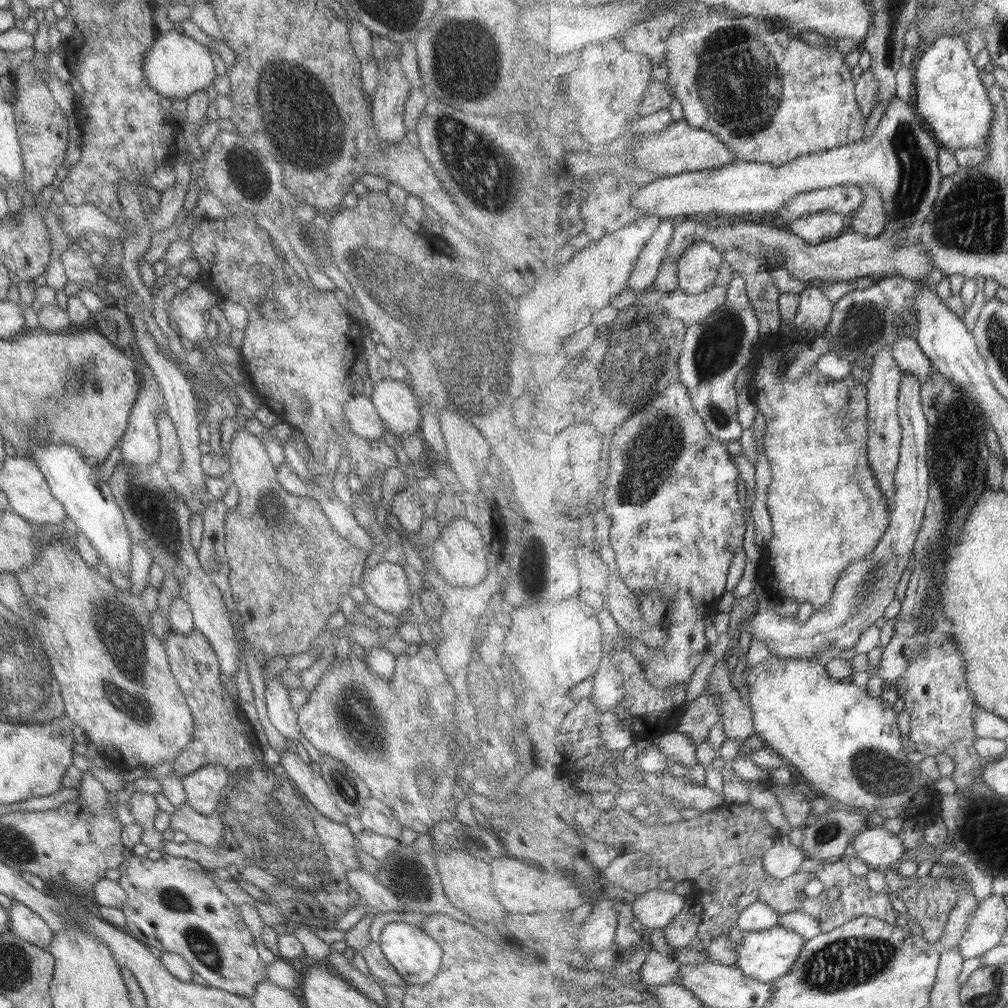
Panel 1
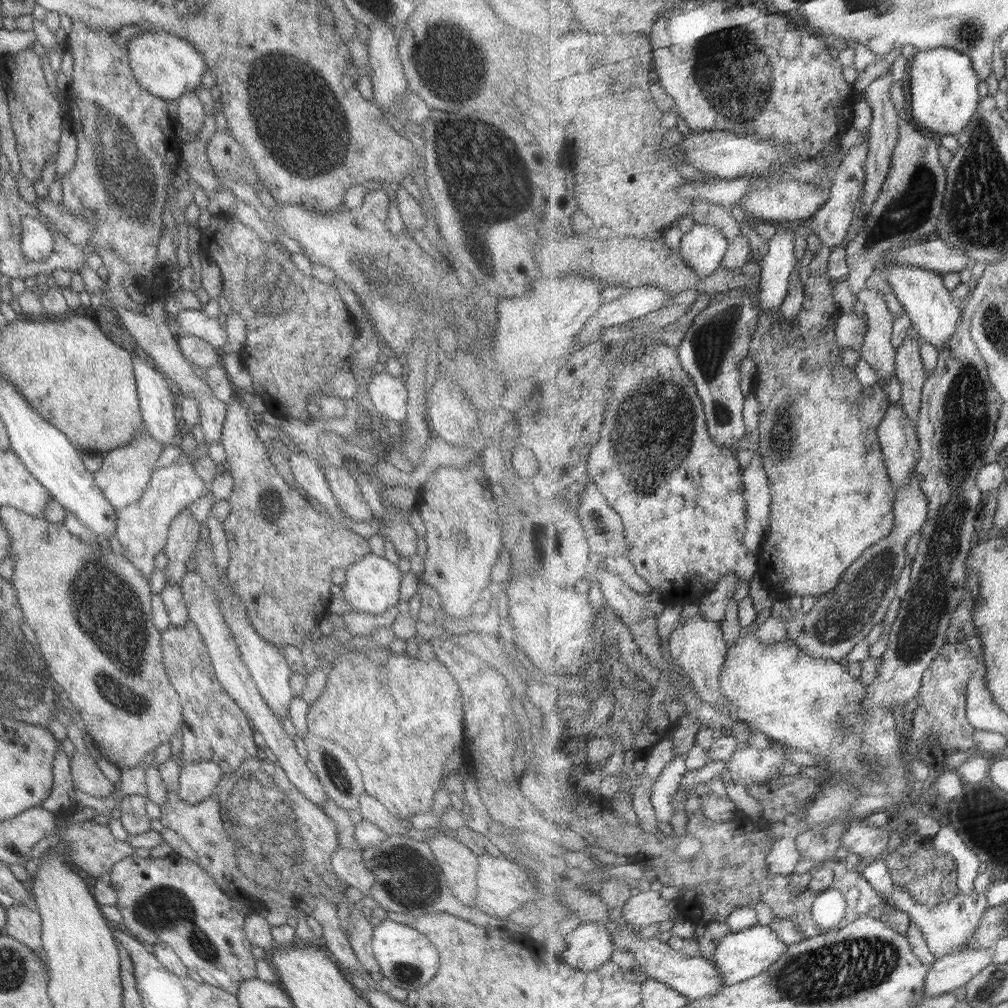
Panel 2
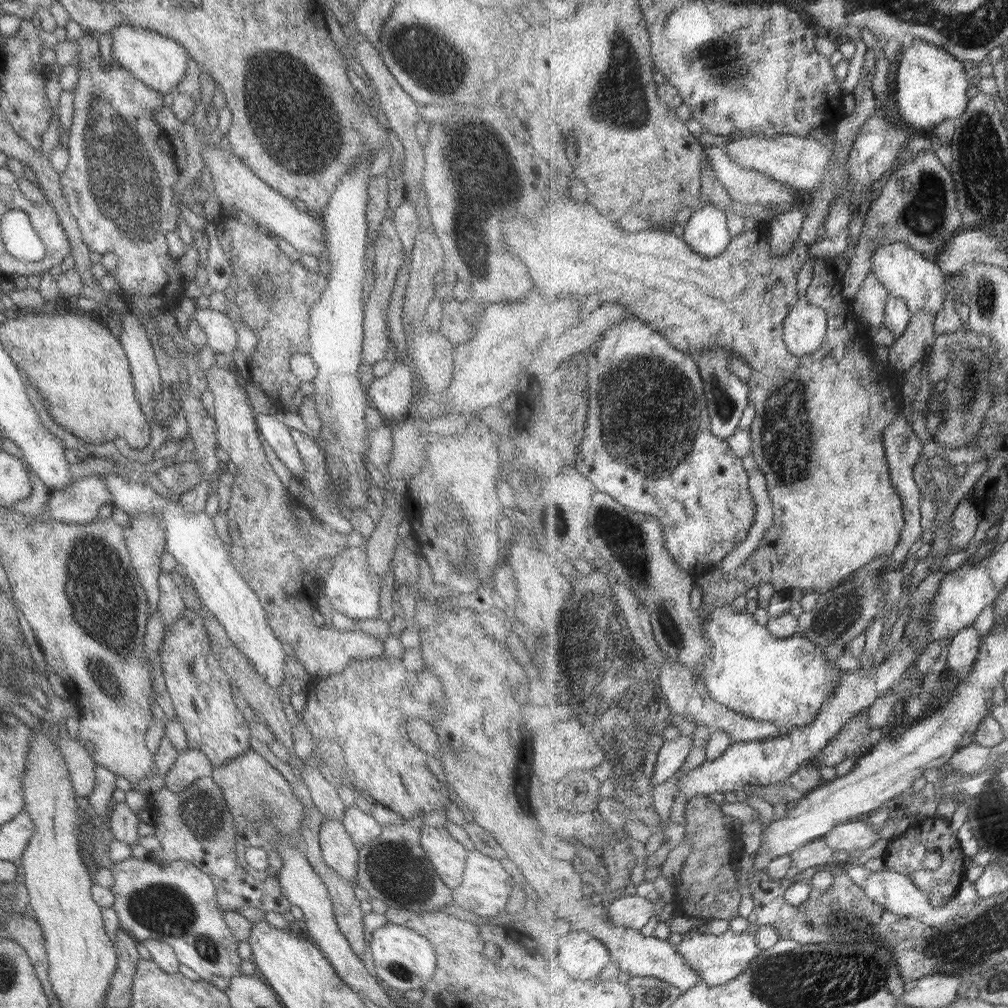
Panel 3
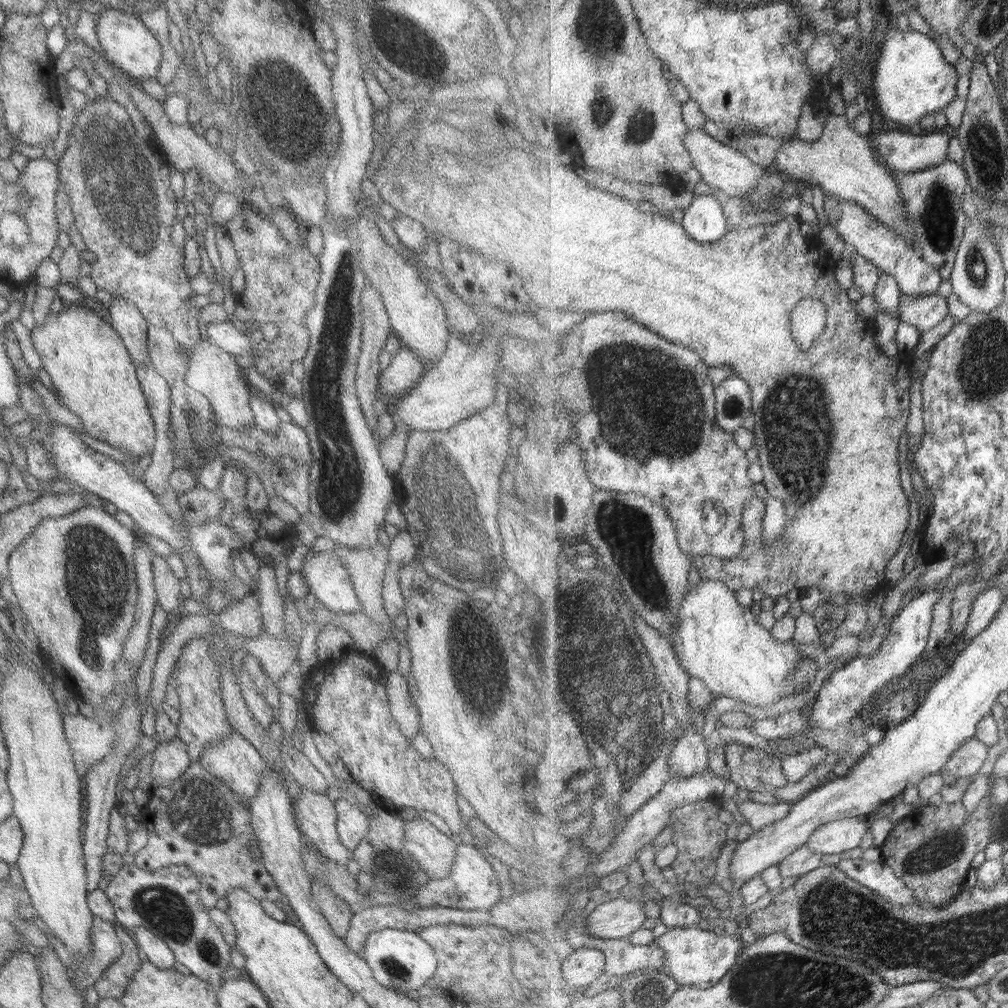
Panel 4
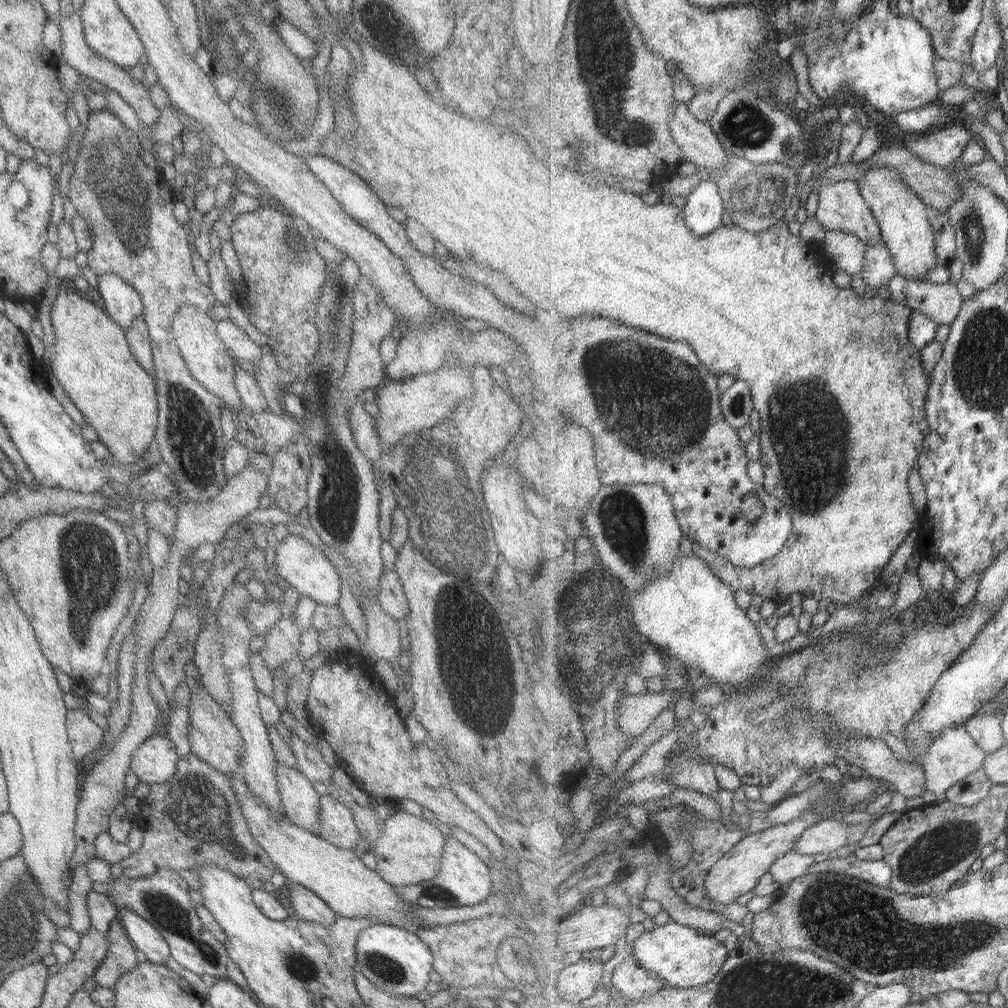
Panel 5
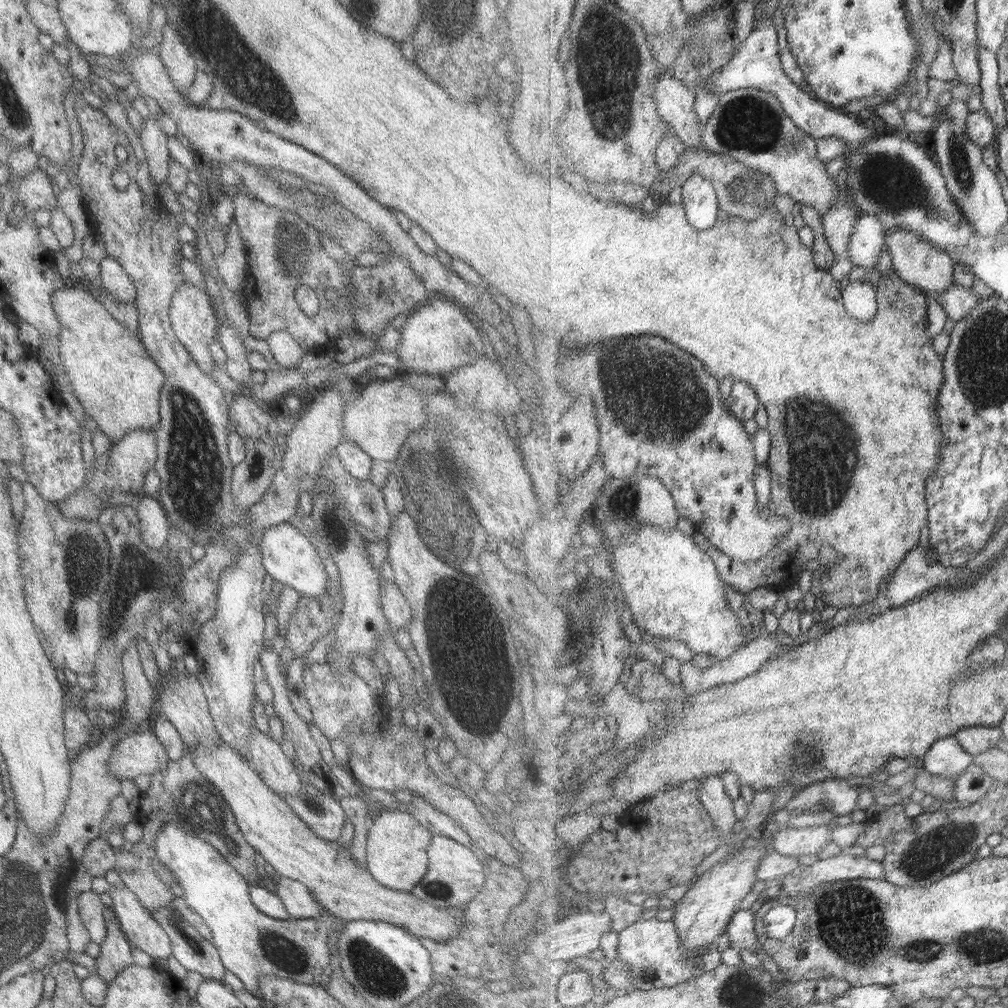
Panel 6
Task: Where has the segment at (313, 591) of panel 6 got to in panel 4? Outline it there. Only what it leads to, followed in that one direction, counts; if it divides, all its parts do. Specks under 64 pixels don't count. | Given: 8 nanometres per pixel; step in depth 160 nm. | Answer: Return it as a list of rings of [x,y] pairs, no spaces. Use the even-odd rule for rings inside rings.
[[[333,550],[315,552],[314,557],[308,553],[305,557],[307,561],[299,573],[316,602],[335,615],[361,611],[347,571]]]

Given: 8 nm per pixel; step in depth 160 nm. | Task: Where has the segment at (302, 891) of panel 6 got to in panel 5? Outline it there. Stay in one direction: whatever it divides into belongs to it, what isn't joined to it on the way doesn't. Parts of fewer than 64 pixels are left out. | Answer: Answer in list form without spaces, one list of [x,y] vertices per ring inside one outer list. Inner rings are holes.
[[[294,885],[288,892],[290,908],[293,908],[293,914],[295,914],[294,918],[305,922],[314,922],[319,926],[329,926],[338,917],[313,892],[302,890],[299,885]]]

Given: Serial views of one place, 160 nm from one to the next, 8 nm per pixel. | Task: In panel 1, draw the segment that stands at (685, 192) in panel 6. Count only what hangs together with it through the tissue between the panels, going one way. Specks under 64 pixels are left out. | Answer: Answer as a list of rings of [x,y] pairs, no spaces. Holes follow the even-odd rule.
[[[694,242],[677,262],[679,288],[689,295],[707,292],[715,284],[723,261],[723,253],[711,243]]]

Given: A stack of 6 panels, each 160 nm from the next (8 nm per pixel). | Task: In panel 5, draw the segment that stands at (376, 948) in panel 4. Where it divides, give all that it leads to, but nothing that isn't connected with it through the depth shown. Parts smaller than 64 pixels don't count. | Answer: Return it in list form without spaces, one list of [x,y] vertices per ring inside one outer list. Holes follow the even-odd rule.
[[[374,923],[359,932],[354,949],[353,970],[361,972],[371,984],[391,996],[413,997],[416,992],[424,990],[429,981],[427,975],[432,969],[432,954],[414,932]]]

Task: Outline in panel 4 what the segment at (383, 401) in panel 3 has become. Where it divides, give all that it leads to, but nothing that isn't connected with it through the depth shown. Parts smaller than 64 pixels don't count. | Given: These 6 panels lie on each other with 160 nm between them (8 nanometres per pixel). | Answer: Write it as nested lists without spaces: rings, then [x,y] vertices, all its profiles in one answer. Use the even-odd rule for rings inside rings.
[[[400,346],[390,355],[389,364],[378,374],[378,392],[392,404],[407,390],[411,390],[423,374],[423,365],[408,348]]]

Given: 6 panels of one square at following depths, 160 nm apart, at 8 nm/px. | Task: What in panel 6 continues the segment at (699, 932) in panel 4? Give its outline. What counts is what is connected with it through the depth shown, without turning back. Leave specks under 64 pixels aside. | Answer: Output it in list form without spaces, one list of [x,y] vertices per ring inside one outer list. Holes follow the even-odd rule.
[[[651,918],[645,921],[638,920],[619,933],[617,958],[631,965],[636,989],[673,988],[705,971],[715,970],[721,964],[721,948],[713,942],[708,944],[708,950],[704,955],[688,957],[676,922],[673,919],[661,921]]]

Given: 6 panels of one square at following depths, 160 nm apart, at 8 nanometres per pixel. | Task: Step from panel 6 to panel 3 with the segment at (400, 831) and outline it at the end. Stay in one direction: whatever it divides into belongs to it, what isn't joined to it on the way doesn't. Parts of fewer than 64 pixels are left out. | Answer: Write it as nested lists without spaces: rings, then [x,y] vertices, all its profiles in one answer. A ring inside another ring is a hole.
[[[431,825],[420,829],[419,844],[441,882],[449,890],[457,889],[466,861],[463,846],[444,827]]]

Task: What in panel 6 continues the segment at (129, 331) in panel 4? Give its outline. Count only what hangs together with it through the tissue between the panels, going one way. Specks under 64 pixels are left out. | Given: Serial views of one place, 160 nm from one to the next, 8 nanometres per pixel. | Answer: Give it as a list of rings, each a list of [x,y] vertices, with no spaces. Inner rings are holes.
[[[103,258],[99,263],[100,289],[113,302],[134,302],[136,290],[115,259]]]

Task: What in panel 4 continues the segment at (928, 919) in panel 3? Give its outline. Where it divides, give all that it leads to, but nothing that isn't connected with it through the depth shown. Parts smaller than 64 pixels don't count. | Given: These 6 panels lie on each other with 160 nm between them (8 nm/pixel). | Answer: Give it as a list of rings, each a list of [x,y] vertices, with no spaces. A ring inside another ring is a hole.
[[[844,857],[836,864],[850,878],[897,905],[916,902],[916,896],[885,862]]]

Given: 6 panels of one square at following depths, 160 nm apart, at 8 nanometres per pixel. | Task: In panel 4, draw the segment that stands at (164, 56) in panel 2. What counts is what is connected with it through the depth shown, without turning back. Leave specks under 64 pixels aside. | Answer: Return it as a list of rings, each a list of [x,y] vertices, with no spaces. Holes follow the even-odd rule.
[[[106,8],[95,22],[99,46],[109,63],[121,68],[127,76],[137,82],[155,77],[161,60],[161,47],[136,14],[123,12],[121,8]]]

